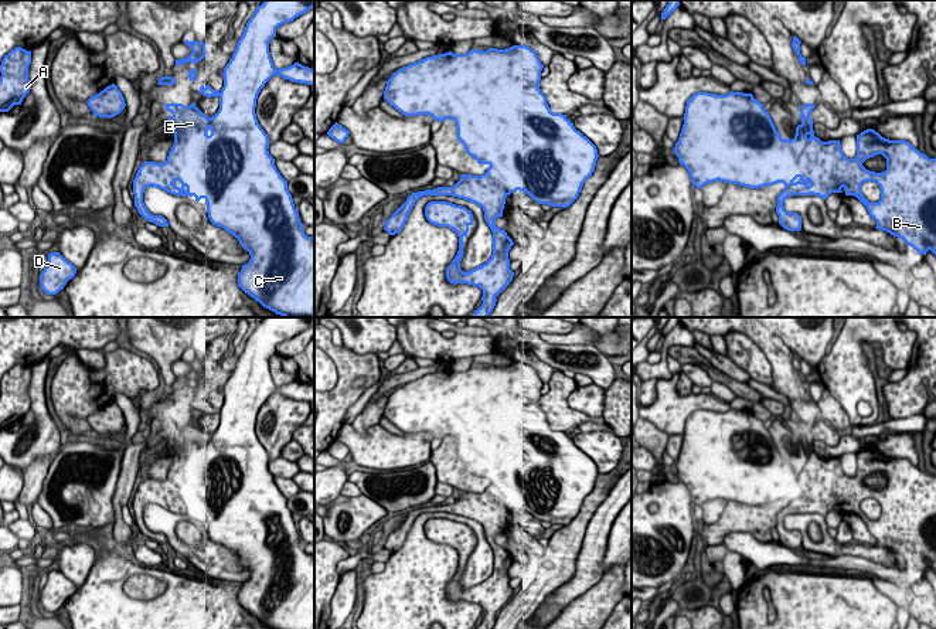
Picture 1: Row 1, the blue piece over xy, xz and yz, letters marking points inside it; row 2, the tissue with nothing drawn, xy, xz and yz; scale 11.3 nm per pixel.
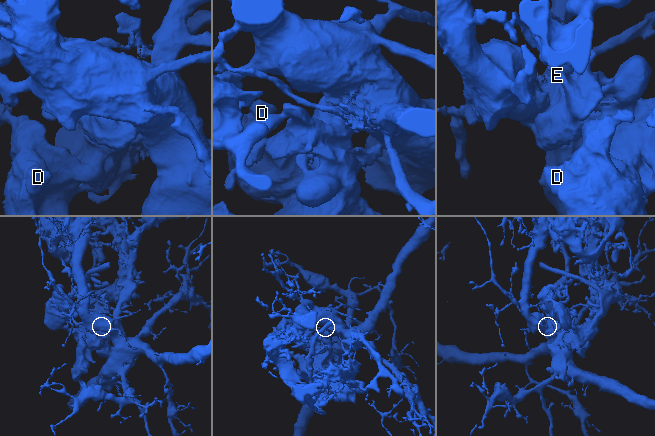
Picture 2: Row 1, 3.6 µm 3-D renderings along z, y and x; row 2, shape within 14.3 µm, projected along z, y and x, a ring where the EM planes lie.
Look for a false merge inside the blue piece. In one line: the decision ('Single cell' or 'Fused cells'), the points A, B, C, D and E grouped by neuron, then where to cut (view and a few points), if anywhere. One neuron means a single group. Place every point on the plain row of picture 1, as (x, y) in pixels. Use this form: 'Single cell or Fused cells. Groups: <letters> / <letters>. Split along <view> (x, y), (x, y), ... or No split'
Fused cells. Groups: A B D / C E. Split along xy (181, 456), (183, 465), (173, 483), (174, 497)

